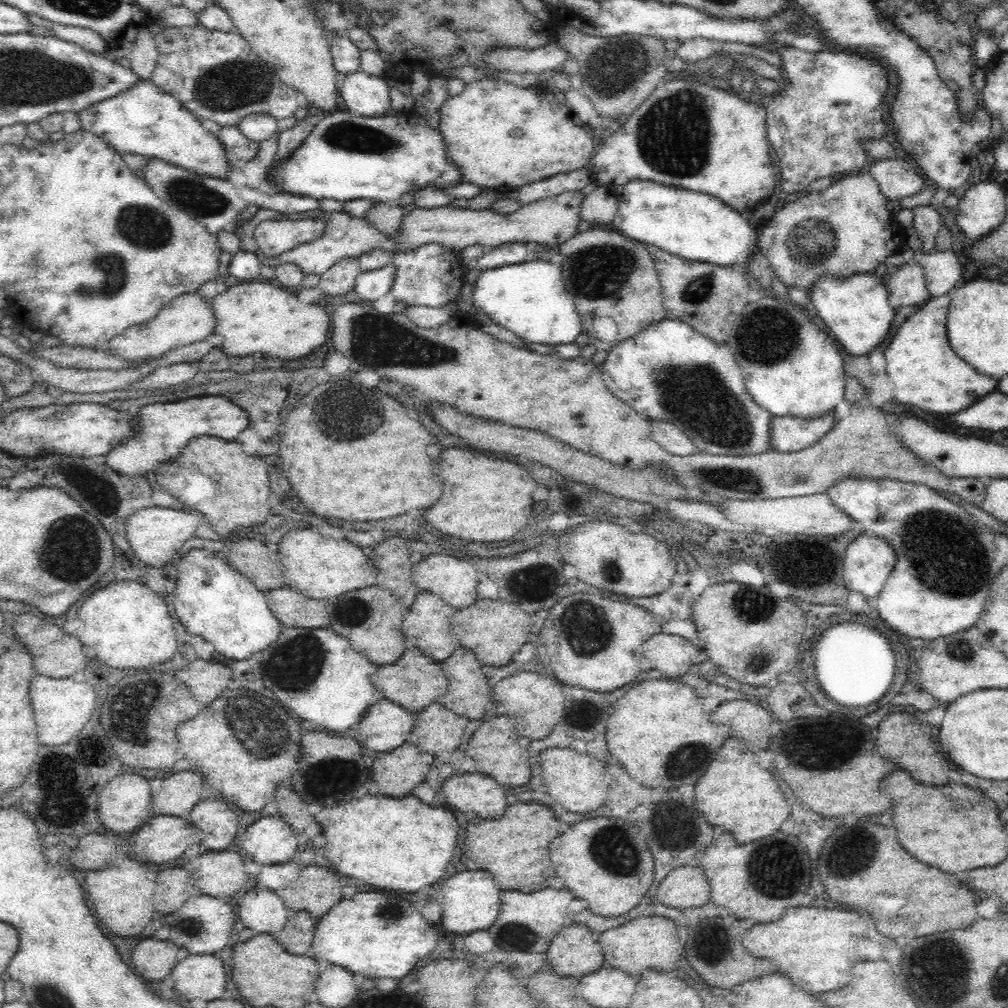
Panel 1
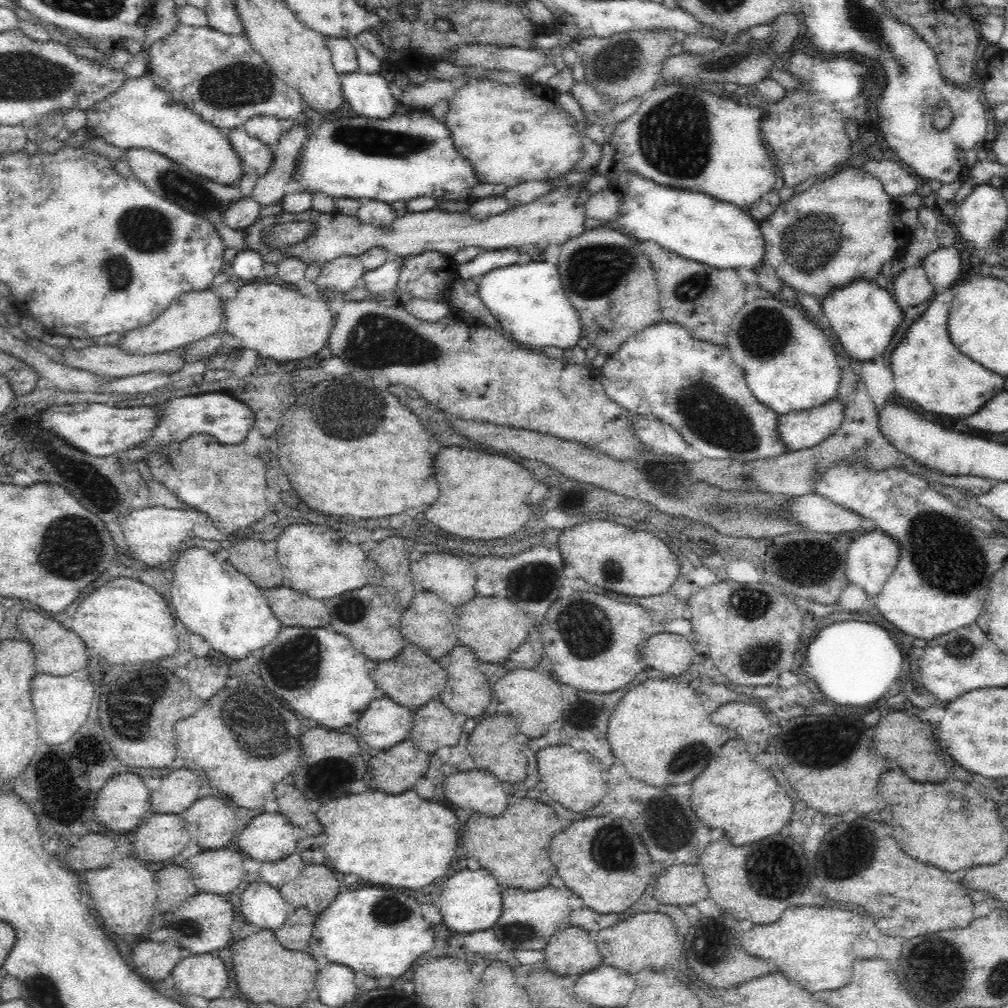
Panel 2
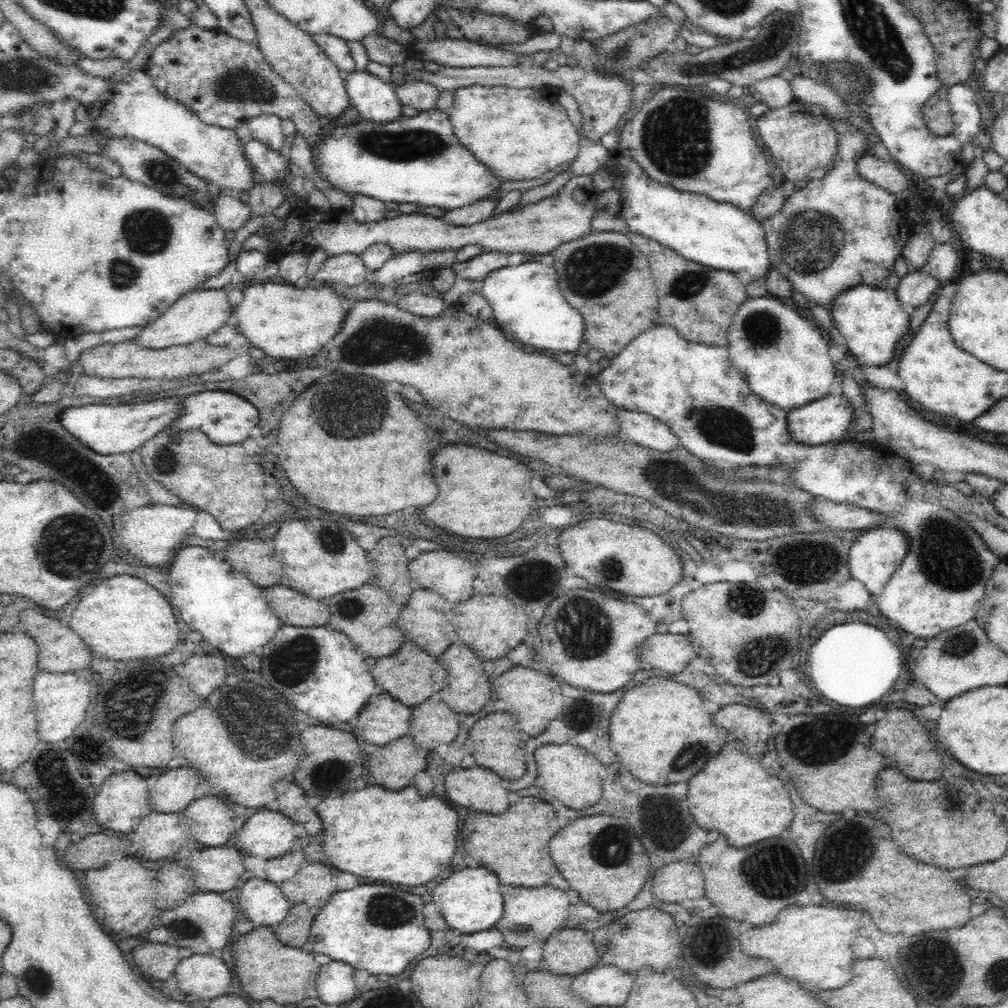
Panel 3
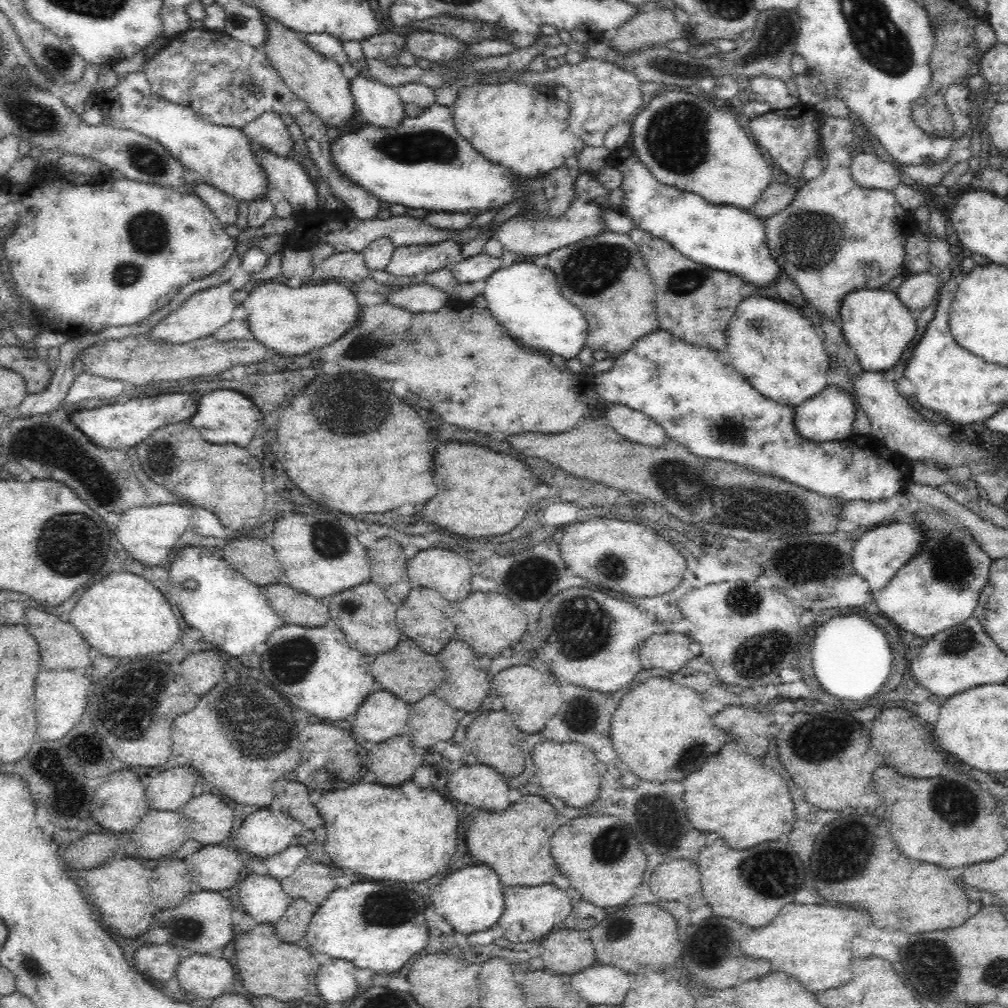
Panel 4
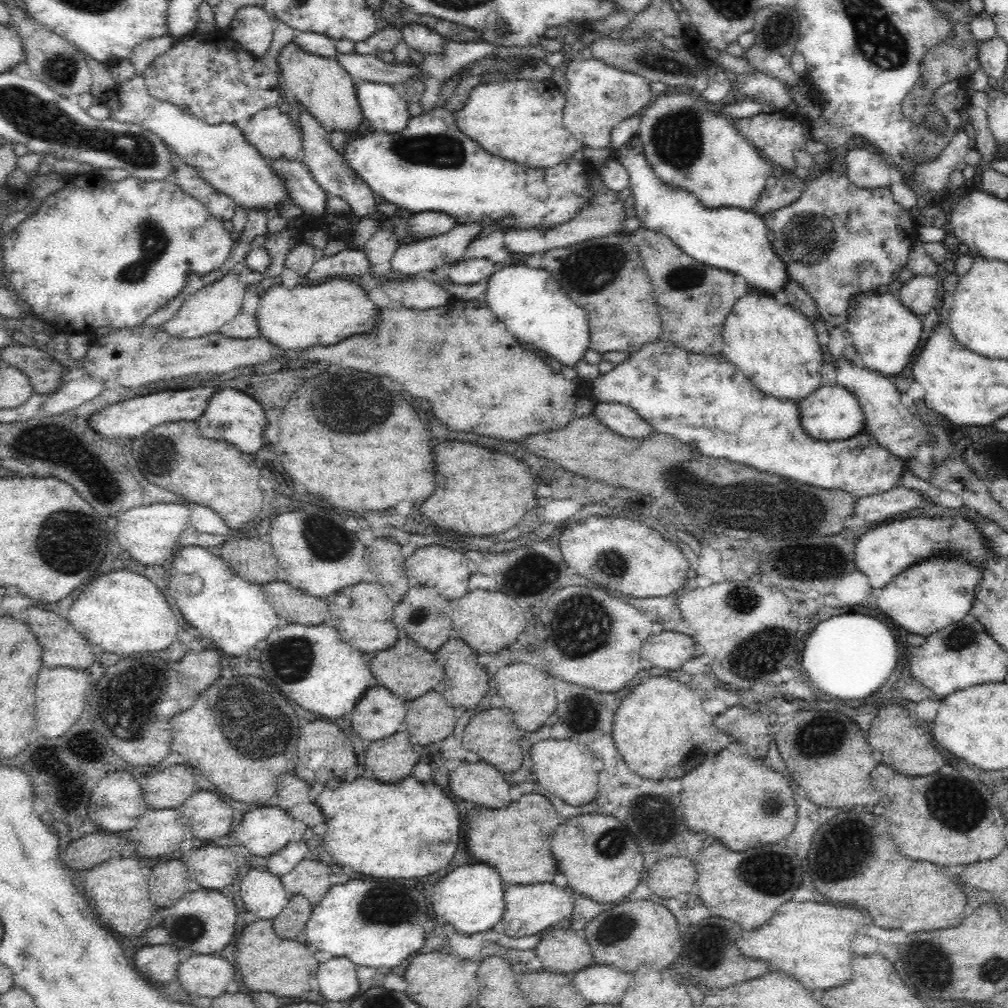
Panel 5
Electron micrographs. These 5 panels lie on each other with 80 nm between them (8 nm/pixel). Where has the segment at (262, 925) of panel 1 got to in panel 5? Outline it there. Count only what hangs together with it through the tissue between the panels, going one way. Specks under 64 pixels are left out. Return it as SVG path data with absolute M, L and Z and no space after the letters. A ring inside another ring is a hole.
M252 861L252 870L240 880L239 892L246 908L258 920L274 920L288 904L281 877Z

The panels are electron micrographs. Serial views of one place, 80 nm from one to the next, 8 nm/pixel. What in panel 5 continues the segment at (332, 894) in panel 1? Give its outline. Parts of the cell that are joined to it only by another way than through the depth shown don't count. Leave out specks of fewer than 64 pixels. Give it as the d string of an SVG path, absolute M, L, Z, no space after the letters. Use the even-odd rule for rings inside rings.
M309 856L302 860L292 872L281 876L281 881L289 897L305 896L315 906L332 886L328 879L331 874L326 864Z

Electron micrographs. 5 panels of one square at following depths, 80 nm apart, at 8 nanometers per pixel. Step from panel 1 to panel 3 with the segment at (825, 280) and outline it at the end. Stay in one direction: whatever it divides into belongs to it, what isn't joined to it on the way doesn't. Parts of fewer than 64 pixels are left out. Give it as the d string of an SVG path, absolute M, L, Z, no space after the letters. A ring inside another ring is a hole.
M859 284L844 291L832 300L829 311L830 315L832 315L834 326L846 339L848 354L854 356L862 365L886 365L890 358L894 358L896 342L908 332L909 310L898 301L895 289L889 287L882 289L881 286L874 287L867 284Z

